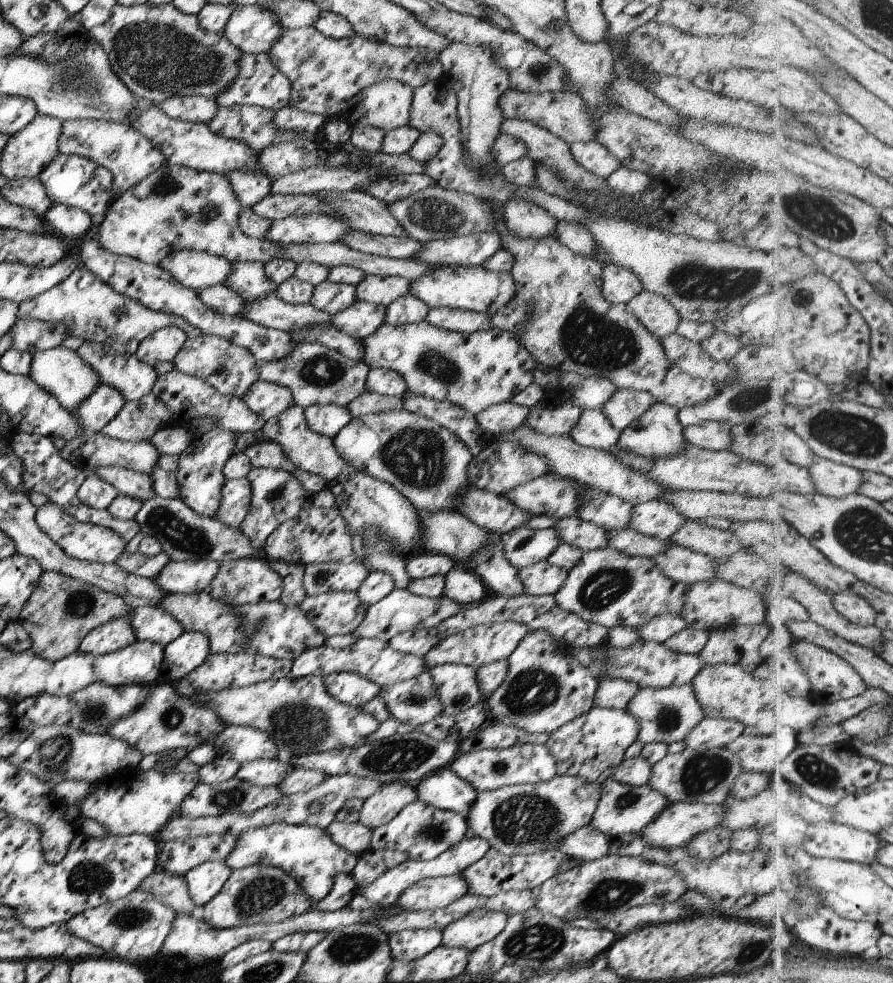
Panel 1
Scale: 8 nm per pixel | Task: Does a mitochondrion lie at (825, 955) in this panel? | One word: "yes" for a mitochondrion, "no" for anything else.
no

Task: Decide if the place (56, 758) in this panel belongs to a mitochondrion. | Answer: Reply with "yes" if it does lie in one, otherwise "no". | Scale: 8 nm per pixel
yes

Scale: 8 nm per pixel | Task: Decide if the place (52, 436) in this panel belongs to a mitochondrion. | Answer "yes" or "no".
no

